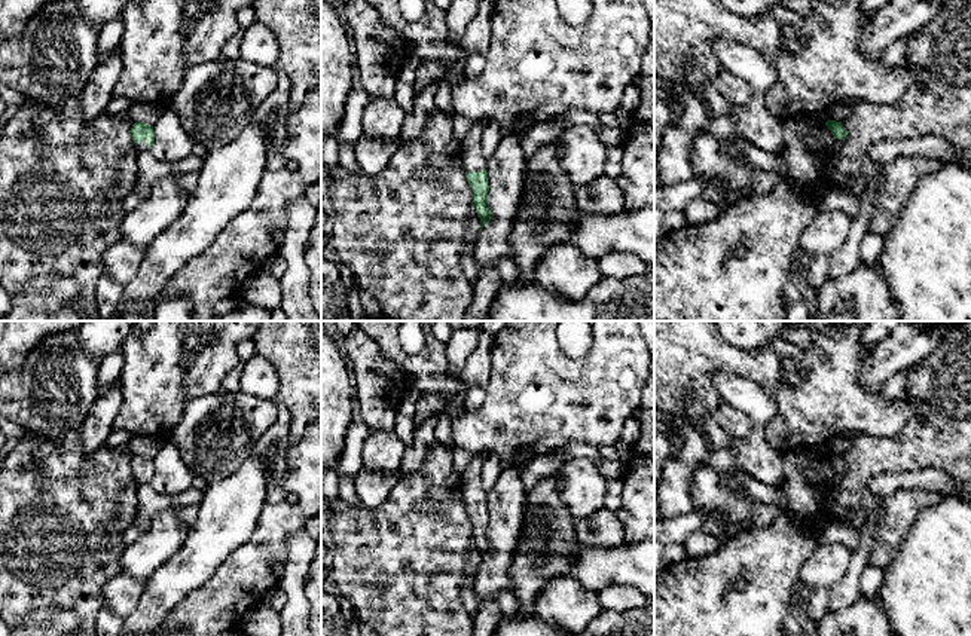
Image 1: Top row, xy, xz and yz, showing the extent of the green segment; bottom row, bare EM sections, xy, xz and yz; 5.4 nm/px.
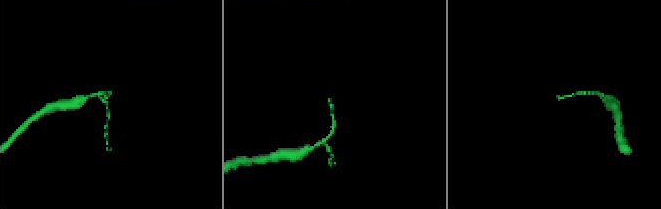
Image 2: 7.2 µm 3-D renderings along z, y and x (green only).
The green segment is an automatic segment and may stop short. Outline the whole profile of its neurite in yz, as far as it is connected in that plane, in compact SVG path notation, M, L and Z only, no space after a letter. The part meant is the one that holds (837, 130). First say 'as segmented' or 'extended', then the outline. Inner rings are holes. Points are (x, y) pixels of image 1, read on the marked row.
extended; M827 120L824 125L809 128L803 137L803 144L807 152L824 152L837 140L845 140L846 131L842 122Z

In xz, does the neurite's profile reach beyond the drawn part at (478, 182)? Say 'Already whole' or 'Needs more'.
Needs more

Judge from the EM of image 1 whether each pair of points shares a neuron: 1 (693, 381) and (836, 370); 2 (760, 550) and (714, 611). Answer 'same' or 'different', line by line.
1: same
2: same

